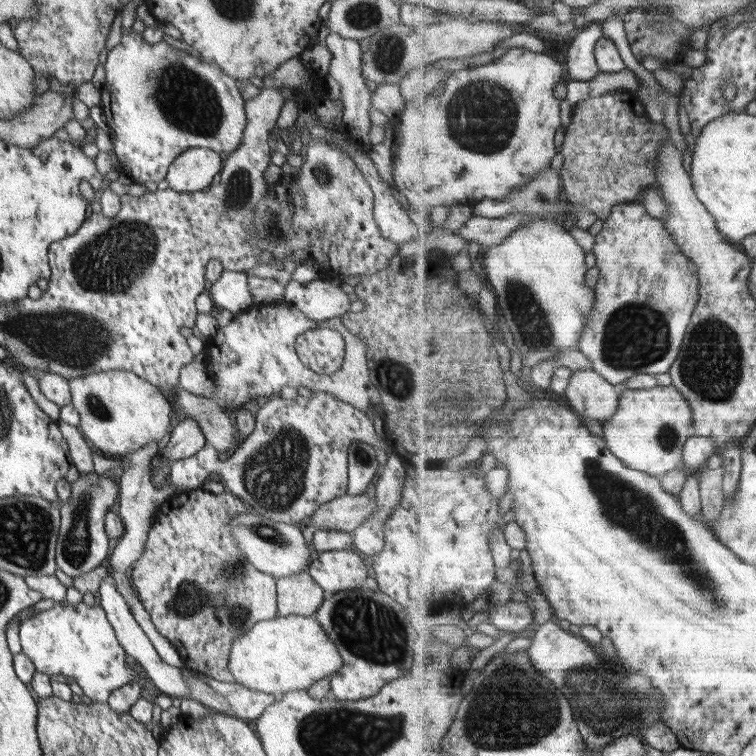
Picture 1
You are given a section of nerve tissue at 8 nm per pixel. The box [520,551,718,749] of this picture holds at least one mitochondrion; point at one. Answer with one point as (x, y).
(603, 714)

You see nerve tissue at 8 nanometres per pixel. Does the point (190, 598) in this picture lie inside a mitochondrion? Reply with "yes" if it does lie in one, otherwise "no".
yes

